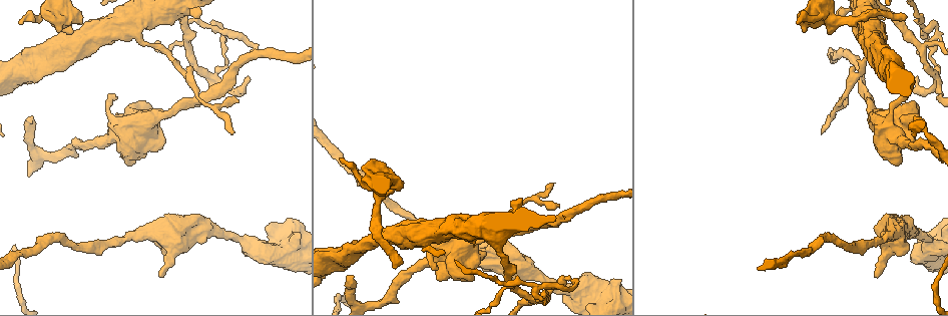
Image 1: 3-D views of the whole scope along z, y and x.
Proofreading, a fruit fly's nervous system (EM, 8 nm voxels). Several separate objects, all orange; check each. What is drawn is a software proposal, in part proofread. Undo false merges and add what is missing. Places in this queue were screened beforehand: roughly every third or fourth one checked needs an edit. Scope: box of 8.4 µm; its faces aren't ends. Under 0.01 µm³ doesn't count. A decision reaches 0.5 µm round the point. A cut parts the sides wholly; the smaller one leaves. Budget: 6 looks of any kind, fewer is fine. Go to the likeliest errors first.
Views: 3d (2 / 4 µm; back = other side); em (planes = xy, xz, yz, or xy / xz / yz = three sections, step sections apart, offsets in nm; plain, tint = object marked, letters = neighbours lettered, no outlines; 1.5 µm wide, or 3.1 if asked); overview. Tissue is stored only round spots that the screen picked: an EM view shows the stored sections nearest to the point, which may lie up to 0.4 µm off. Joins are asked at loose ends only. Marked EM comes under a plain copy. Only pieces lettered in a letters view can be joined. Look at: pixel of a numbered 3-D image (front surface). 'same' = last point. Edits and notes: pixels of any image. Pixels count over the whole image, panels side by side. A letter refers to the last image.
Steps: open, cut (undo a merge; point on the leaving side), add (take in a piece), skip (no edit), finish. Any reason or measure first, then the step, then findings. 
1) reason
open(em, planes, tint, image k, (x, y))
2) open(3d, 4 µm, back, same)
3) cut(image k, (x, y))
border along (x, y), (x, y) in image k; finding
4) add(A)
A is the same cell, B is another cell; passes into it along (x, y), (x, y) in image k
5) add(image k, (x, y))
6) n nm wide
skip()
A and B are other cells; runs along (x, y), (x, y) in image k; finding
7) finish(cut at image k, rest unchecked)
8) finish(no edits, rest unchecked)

open(em, planes, letters, image 1, (398, 266))

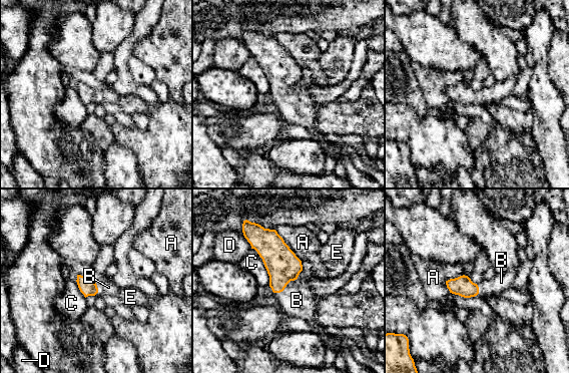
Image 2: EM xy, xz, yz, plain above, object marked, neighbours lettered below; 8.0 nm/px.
130 nm wide
add(B)
B is the same cell, A, C, D and E are other cells; passes into it along (282, 266), (286, 286), (297, 300) in image 2; it goes on there

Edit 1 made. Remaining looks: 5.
an open end
open(em, yz, step 4, letters, image 1, (351, 275))

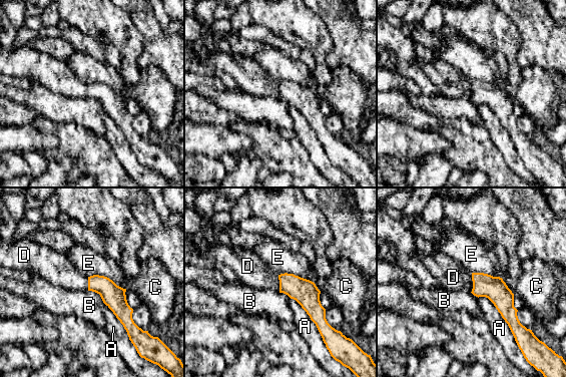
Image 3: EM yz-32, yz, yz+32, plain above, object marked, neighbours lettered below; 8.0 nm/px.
cut it another way
open(em, planes, letters, same)

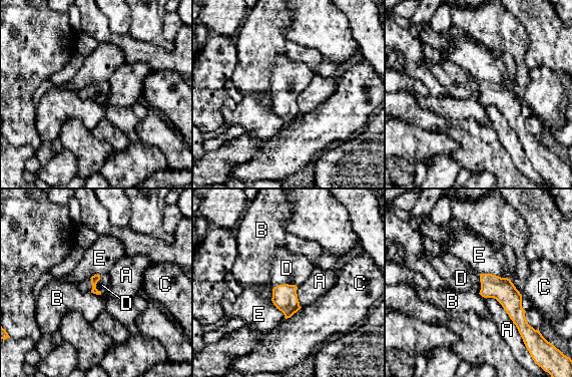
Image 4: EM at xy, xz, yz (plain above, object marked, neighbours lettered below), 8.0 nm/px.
add(D)
D is the same cell, A, B, C and E are other cells; passes into it along (284, 298), (284, 284), (287, 268) in image 4; the neuron continues

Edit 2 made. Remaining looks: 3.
finish(add at image 2, add at image 4, rest unchecked)

